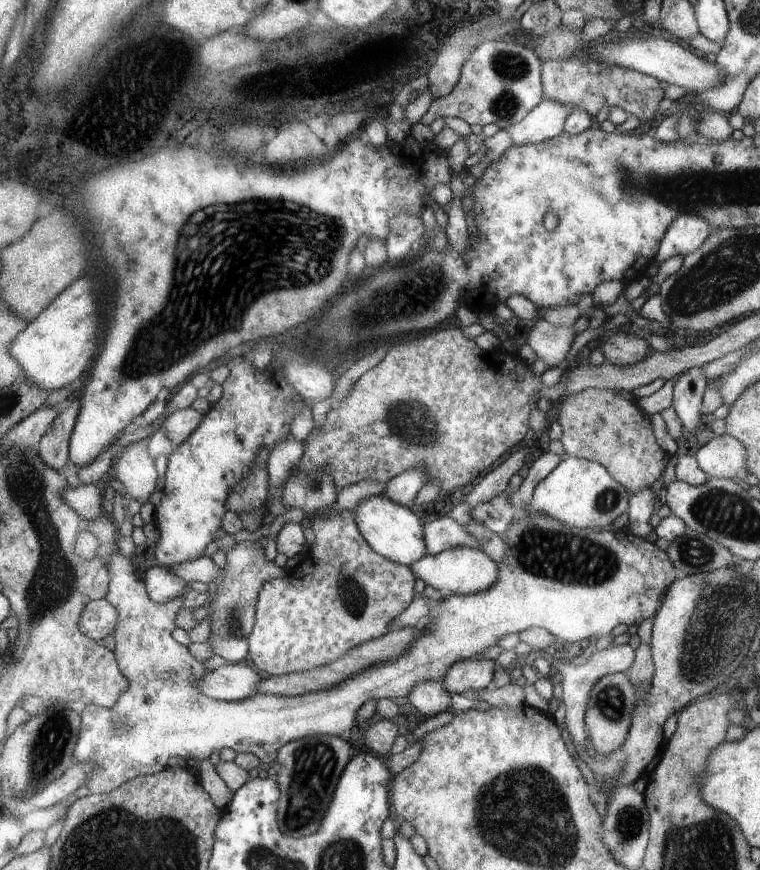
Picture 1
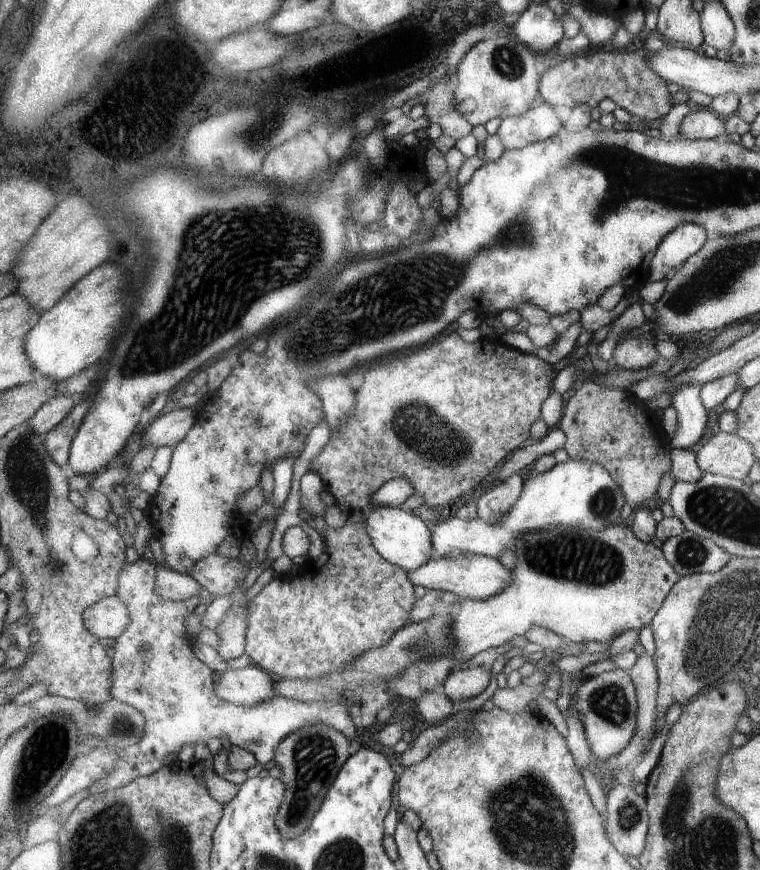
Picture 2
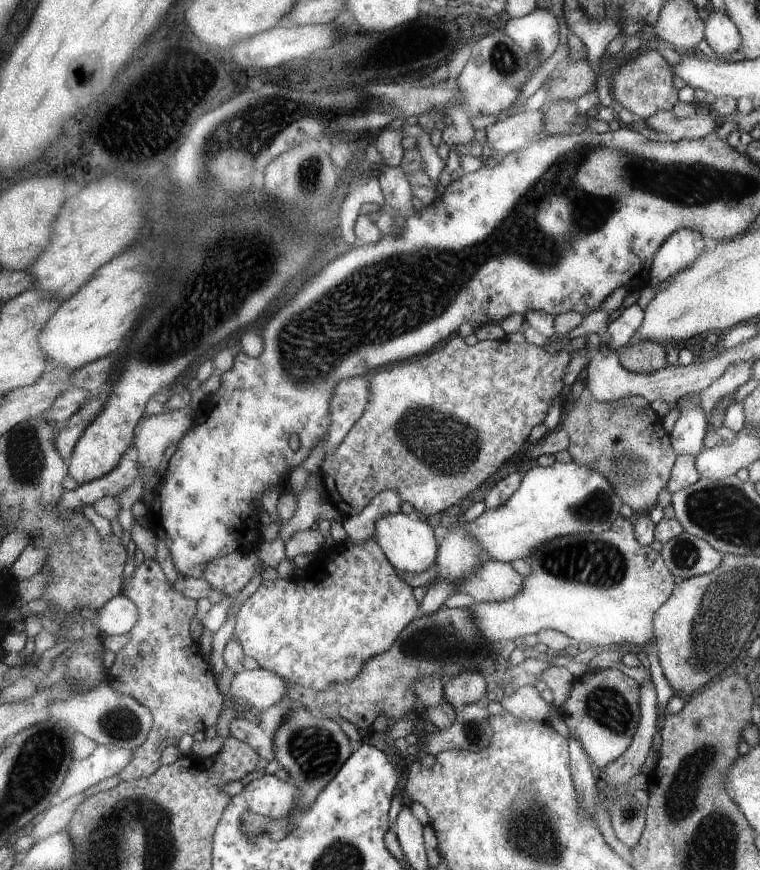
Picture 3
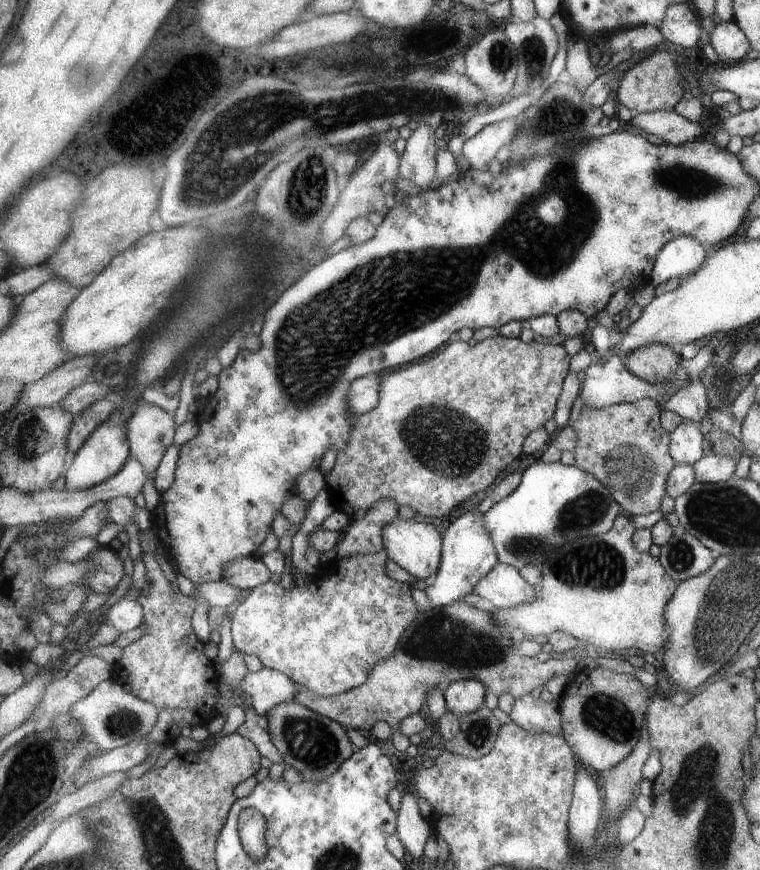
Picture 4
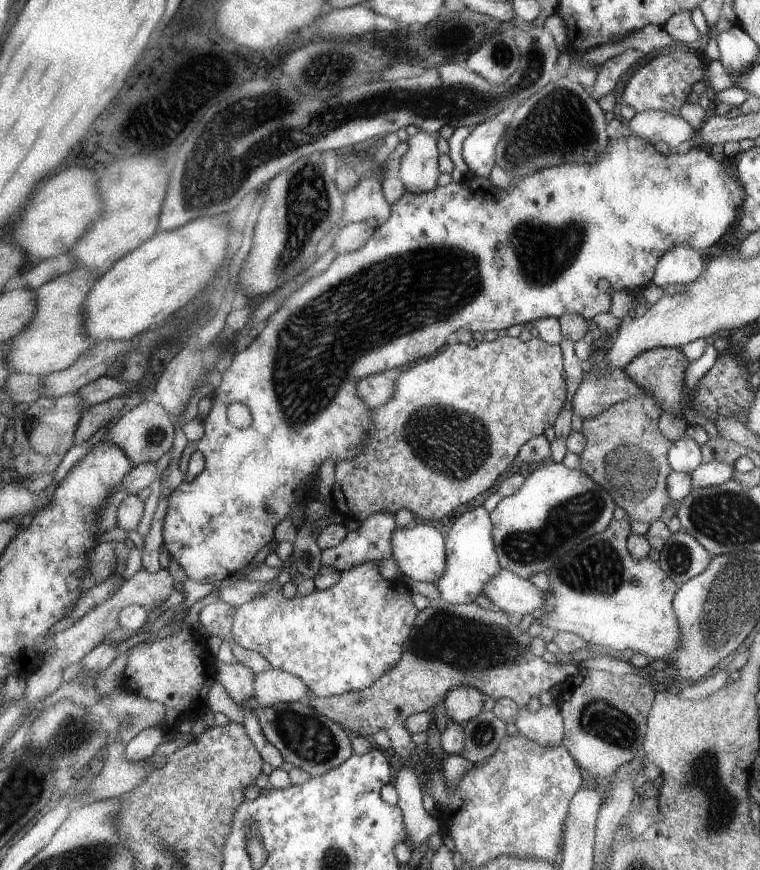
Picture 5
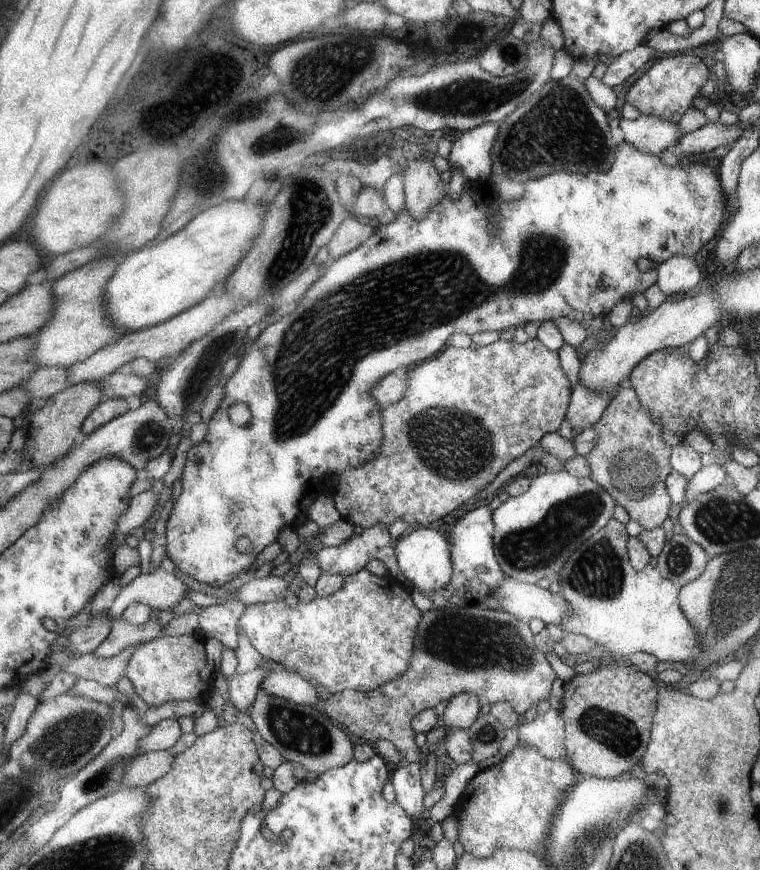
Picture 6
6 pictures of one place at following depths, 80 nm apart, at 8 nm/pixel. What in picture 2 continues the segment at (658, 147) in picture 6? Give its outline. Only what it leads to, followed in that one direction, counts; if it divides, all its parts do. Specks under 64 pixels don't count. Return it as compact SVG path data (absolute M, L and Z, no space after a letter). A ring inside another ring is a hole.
M697 110L686 114L679 123L678 137L685 139L714 139L724 136L724 123L709 110Z

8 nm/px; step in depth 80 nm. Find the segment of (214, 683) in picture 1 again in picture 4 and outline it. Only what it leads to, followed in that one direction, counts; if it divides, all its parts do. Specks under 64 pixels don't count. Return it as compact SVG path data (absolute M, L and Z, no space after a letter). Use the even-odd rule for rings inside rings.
M263 667L257 672L248 672L241 683L241 692L247 693L253 700L253 708L261 715L265 715L279 703L290 703L296 700L300 693L301 685L288 674L277 669Z

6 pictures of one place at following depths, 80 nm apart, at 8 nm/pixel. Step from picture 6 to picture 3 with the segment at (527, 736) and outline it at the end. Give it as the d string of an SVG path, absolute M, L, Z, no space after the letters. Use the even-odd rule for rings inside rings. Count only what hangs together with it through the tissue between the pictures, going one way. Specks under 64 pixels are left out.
M527 685L513 693L509 698L503 698L501 705L507 712L514 714L521 720L537 721L551 725L551 716L555 712L562 714L561 709L556 707L555 704L543 700L541 692L535 688L535 685Z

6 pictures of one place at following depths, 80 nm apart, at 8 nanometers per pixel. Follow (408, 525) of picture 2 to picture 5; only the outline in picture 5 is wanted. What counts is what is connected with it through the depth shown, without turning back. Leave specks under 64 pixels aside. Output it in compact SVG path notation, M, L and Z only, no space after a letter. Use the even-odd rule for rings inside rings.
M425 524L397 529L392 536L394 559L407 577L437 584L447 570L446 539Z

